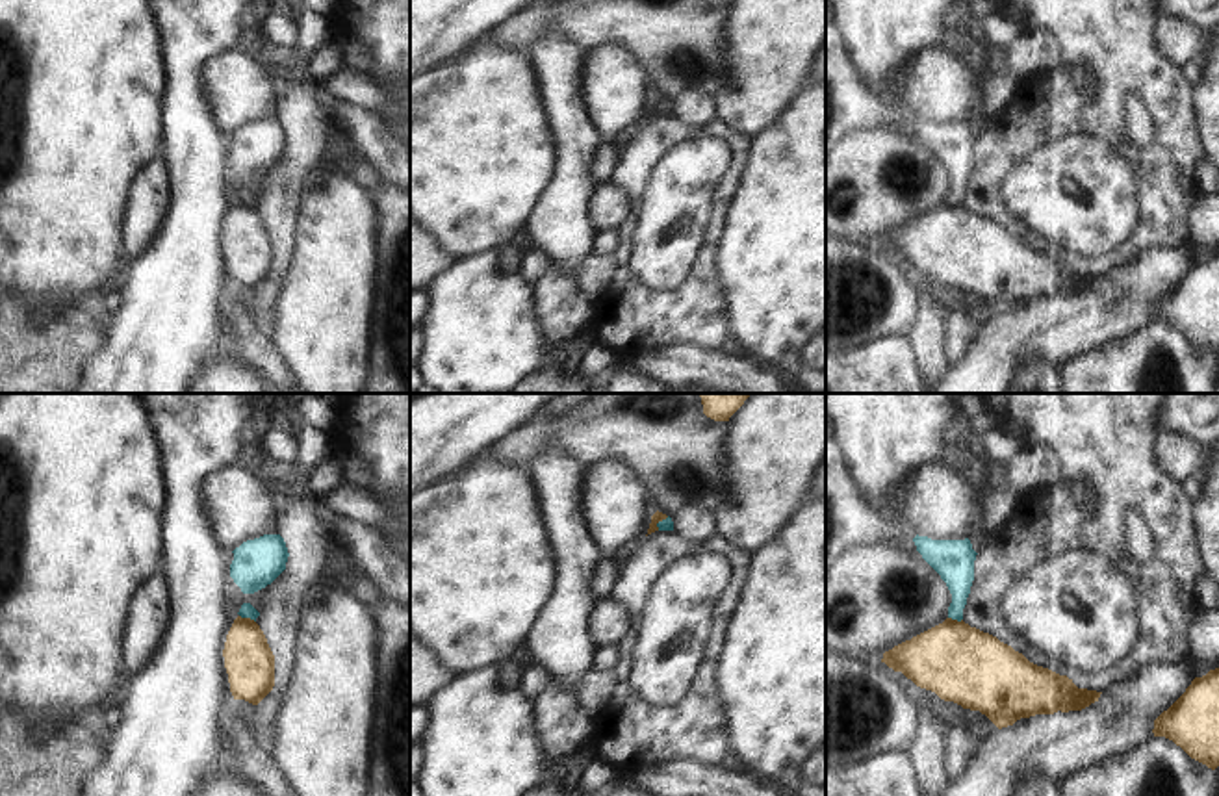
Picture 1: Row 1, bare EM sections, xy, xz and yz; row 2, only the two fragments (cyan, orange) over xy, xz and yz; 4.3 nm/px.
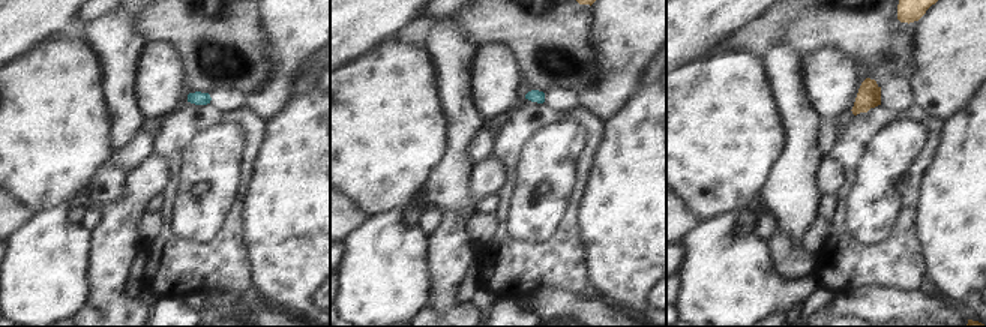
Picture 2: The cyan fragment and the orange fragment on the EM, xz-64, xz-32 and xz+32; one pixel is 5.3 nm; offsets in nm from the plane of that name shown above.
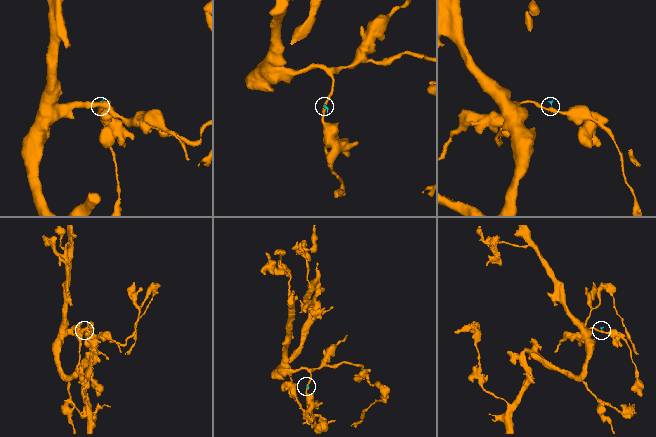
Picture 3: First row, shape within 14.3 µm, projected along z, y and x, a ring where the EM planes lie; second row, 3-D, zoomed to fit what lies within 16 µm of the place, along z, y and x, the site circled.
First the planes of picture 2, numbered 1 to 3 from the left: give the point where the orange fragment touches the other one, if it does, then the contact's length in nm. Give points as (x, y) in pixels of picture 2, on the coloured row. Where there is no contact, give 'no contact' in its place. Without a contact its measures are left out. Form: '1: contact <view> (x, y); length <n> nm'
1: no contact
2: no contact
3: no contact

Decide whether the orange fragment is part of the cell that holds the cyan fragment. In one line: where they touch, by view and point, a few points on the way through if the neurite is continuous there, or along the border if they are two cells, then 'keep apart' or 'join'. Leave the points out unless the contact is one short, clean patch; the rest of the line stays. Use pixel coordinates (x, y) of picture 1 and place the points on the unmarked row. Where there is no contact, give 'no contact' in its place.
meets cyan in xy at (247, 201); border along xy (240, 199), (255, 206); keep apart

